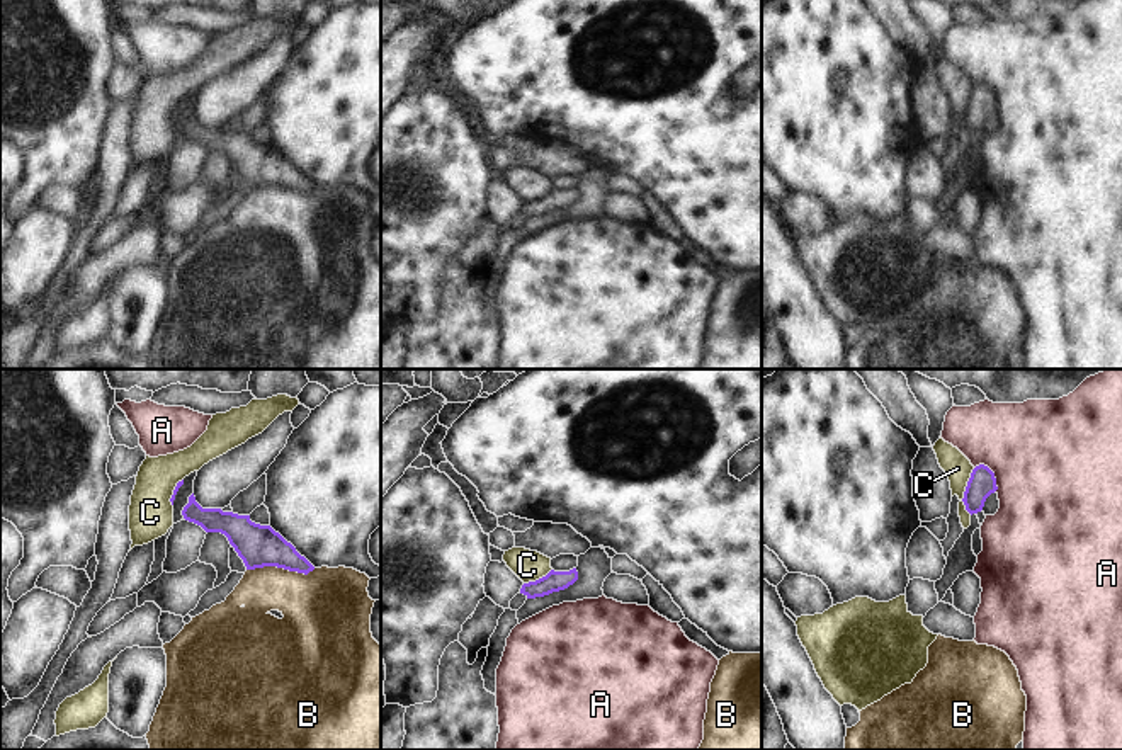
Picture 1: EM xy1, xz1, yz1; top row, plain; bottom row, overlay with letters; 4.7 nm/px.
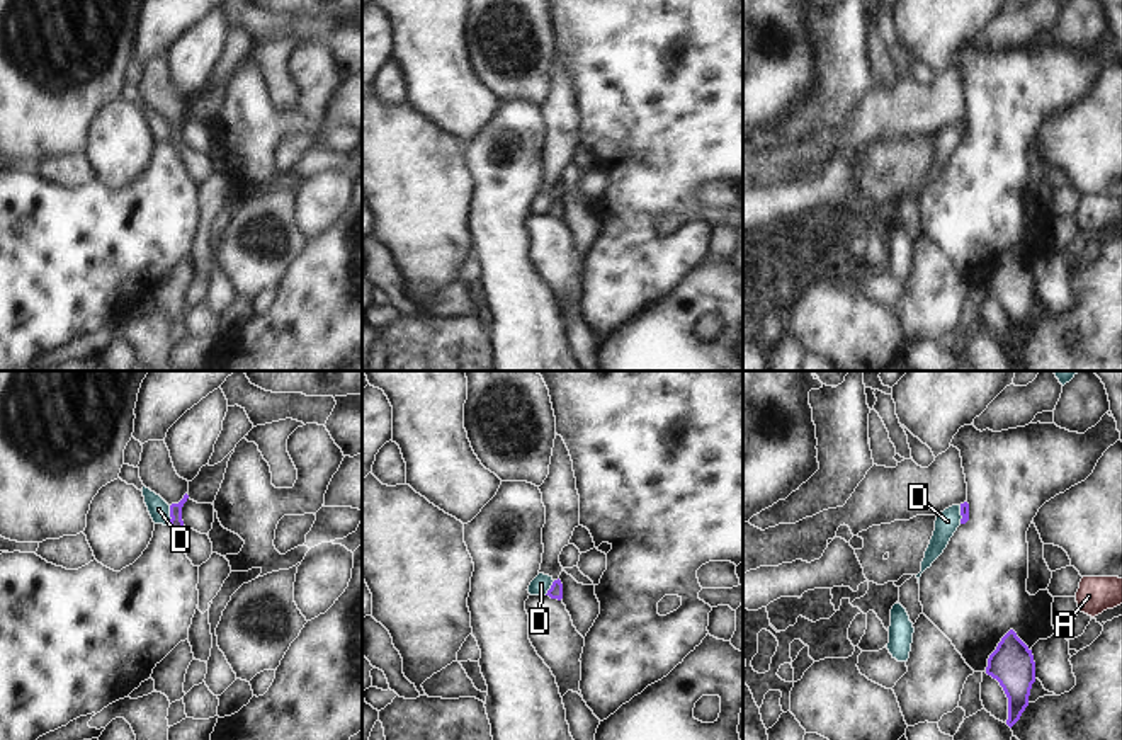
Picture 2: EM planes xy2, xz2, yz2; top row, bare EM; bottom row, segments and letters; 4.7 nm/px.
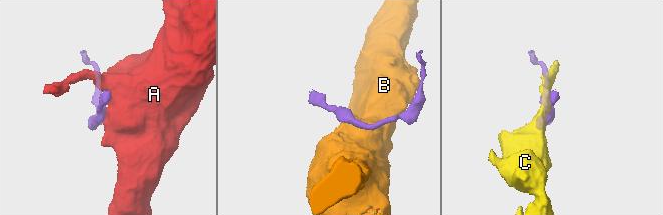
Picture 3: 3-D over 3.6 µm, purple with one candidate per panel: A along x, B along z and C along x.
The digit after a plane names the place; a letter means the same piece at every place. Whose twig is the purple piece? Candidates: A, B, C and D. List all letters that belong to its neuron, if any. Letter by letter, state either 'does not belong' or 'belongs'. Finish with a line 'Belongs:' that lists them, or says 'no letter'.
A: does not belong
B: does not belong
C: does not belong
D: does not belong
Belongs: no letter

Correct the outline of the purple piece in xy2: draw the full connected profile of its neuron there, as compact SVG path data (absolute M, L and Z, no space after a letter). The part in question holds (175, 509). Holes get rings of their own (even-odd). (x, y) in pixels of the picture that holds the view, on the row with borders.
M148 441L141 446L139 478L170 505L170 527L178 536L185 529L182 507L189 498L189 481L177 475L165 441Z

